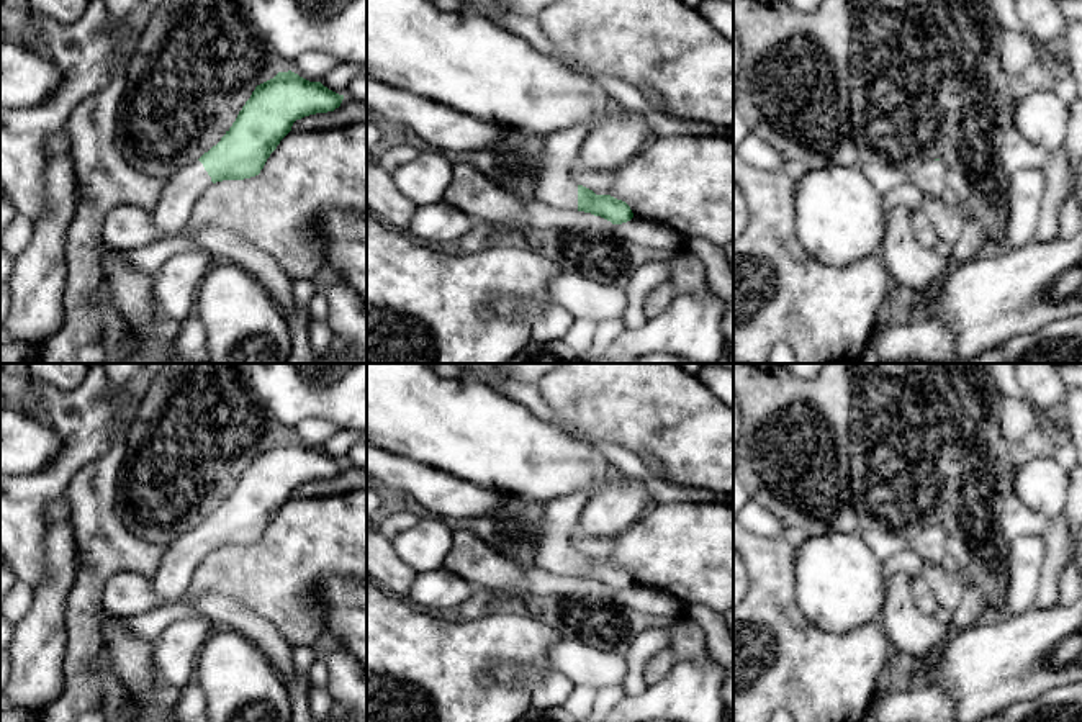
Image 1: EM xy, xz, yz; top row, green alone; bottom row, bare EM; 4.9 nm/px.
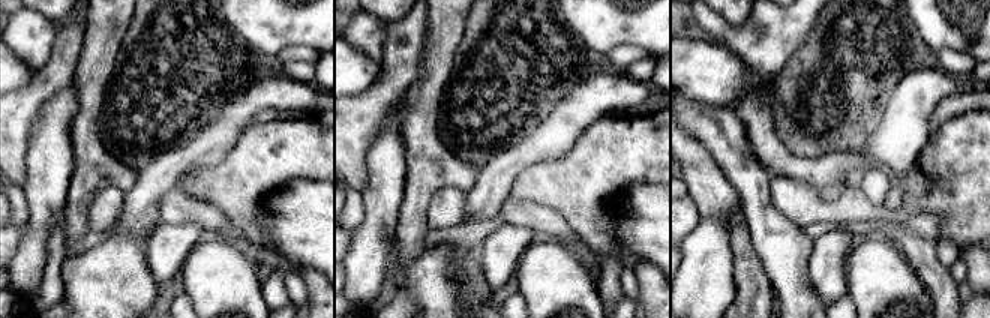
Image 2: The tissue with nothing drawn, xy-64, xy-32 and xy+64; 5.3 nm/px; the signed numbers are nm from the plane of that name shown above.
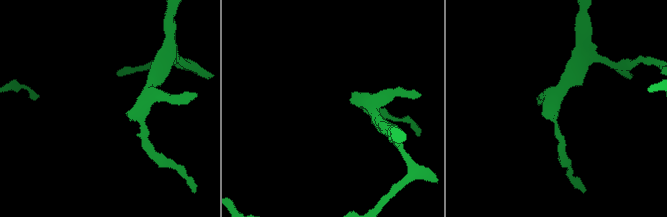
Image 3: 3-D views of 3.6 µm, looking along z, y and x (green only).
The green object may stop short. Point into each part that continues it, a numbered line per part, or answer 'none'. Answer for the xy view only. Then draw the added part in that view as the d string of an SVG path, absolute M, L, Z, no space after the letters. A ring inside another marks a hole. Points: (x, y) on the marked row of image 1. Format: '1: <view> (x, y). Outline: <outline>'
1: xy (172, 212). Outline: M200 160L182 167L169 177L157 205L151 210L154 226L164 236L178 236L190 219L195 201L211 183Z

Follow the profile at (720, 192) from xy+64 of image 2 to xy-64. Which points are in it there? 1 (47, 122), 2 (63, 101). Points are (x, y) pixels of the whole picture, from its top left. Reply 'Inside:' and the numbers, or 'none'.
Inside: none

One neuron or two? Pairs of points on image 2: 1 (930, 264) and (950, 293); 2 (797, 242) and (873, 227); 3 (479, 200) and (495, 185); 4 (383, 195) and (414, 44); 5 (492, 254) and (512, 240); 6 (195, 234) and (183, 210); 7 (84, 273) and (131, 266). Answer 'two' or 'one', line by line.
1: one
2: two
3: one
4: two
5: one
6: two
7: one

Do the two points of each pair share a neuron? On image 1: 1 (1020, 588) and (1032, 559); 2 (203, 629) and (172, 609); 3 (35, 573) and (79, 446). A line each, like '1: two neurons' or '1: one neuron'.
1: one neuron
2: two neurons
3: one neuron

